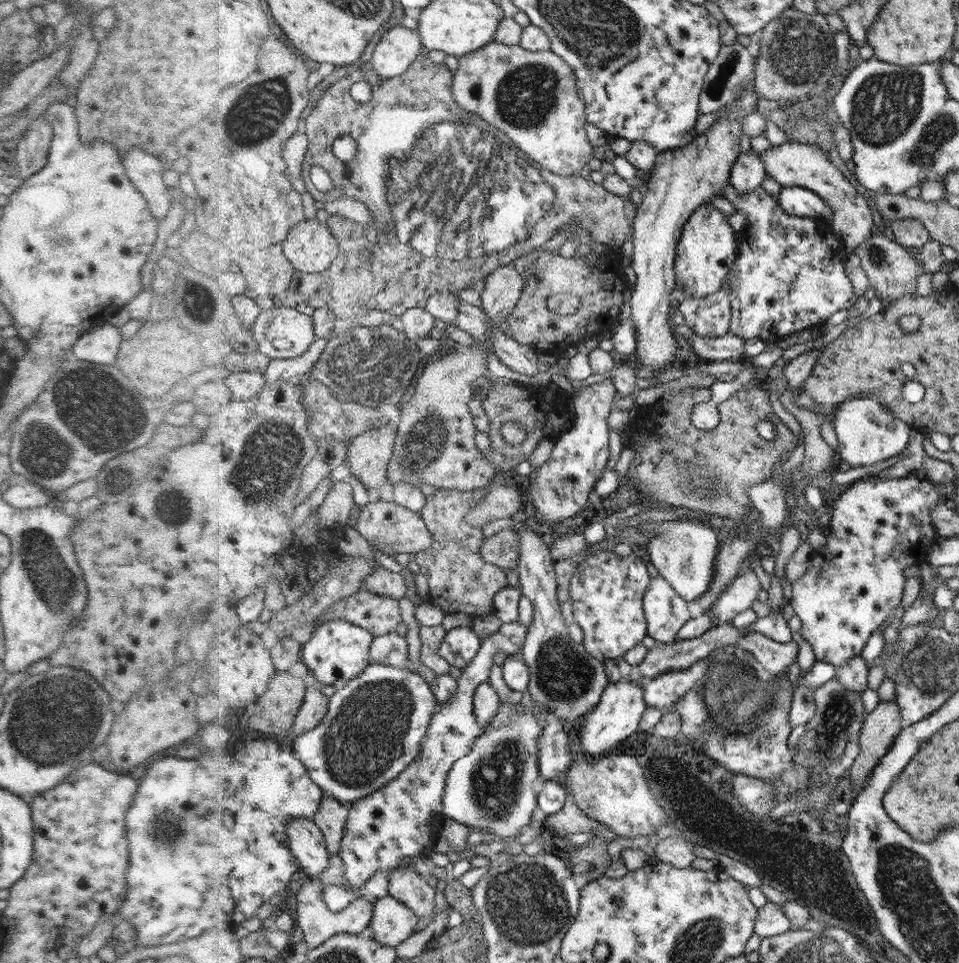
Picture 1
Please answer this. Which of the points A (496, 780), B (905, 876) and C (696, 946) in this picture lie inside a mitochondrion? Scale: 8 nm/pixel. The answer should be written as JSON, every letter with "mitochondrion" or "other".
{"A":"mitochondrion","B":"mitochondrion","C":"mitochondrion"}

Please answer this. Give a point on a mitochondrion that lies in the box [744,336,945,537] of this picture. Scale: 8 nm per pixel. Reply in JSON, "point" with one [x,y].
{"point":[858,407]}

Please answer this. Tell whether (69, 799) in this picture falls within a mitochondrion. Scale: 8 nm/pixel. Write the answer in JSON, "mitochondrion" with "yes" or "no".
{"mitochondrion":"no"}

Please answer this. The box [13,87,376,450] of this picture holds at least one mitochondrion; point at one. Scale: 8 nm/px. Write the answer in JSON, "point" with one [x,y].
{"point":[62,245]}

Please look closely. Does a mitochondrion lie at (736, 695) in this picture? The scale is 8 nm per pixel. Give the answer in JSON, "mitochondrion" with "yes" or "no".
{"mitochondrion":"yes"}

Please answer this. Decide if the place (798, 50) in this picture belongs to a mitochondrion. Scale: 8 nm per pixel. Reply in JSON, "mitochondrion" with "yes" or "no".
{"mitochondrion":"yes"}

